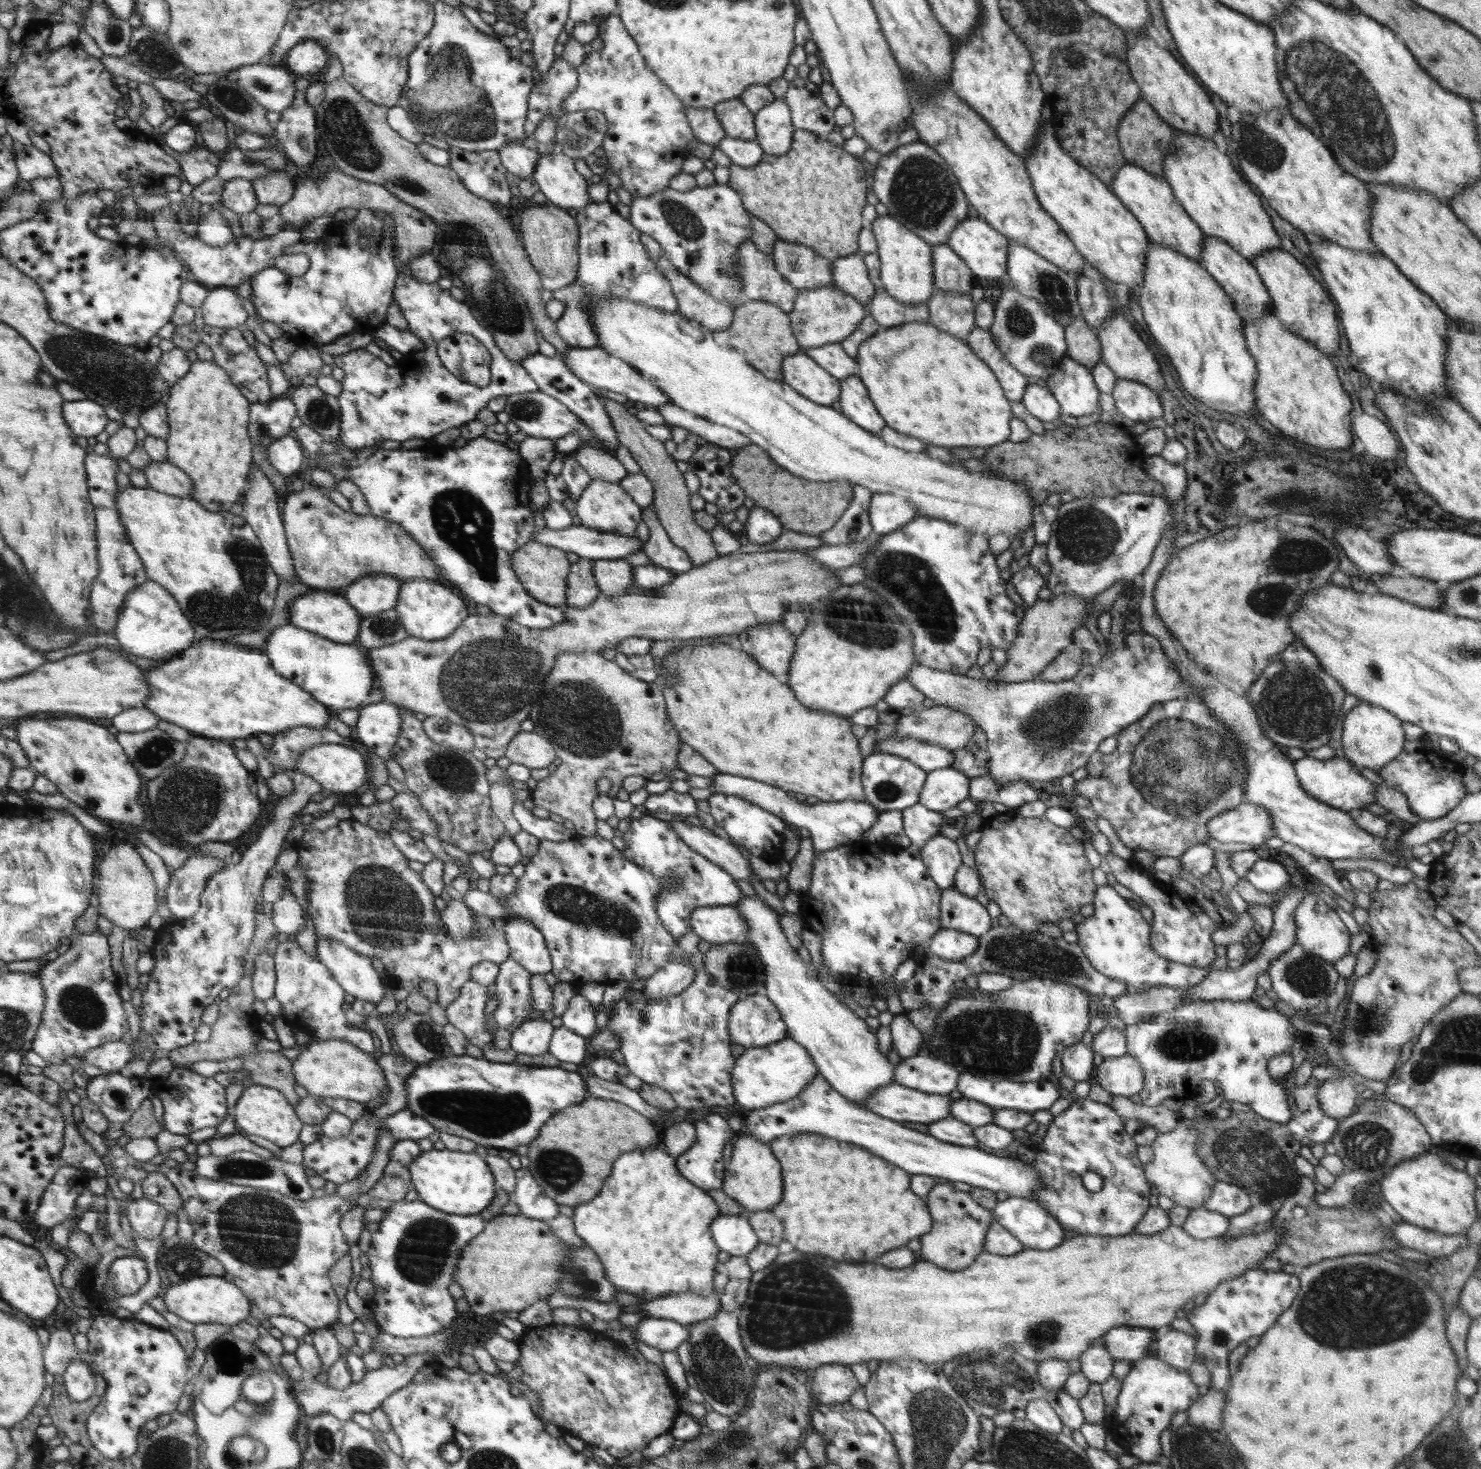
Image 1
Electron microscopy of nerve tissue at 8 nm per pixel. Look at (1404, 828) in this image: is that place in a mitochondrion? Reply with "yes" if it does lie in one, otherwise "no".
no

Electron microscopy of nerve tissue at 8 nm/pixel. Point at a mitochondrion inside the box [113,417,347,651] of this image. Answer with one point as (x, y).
(217, 611)

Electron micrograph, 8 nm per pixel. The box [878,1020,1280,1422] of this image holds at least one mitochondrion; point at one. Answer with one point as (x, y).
(991, 1385)

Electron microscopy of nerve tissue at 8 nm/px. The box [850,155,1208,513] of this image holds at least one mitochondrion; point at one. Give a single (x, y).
(1020, 322)

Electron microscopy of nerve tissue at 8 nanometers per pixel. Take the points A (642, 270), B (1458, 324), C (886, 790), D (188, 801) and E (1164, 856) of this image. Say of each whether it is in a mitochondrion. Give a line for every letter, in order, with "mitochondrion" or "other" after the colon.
A: other
B: other
C: mitochondrion
D: mitochondrion
E: other

